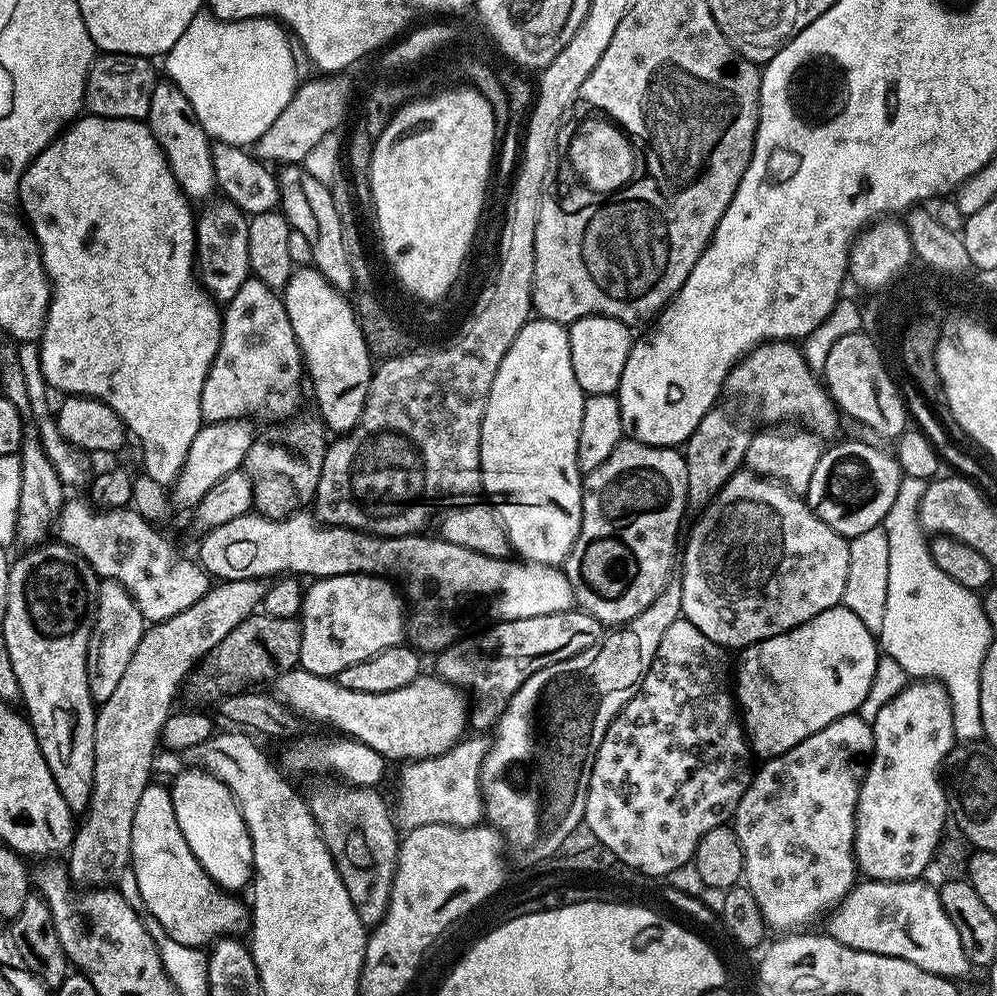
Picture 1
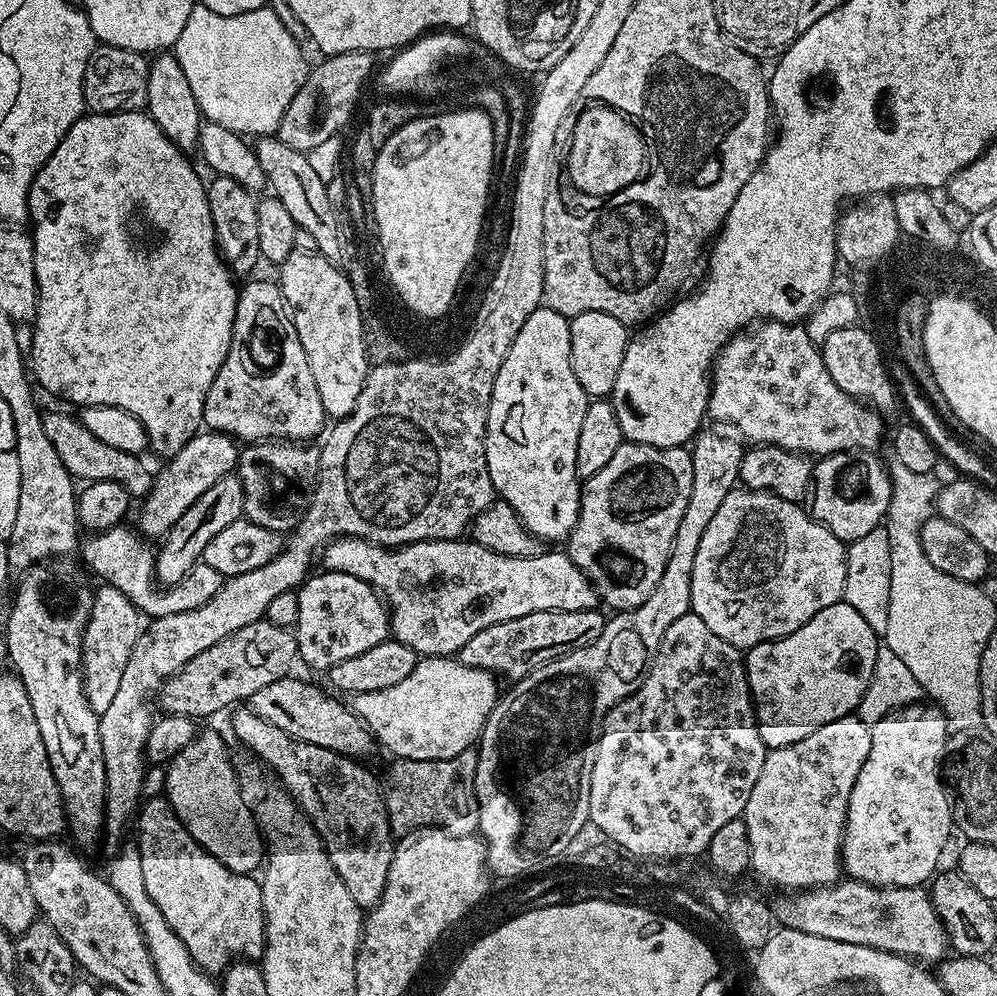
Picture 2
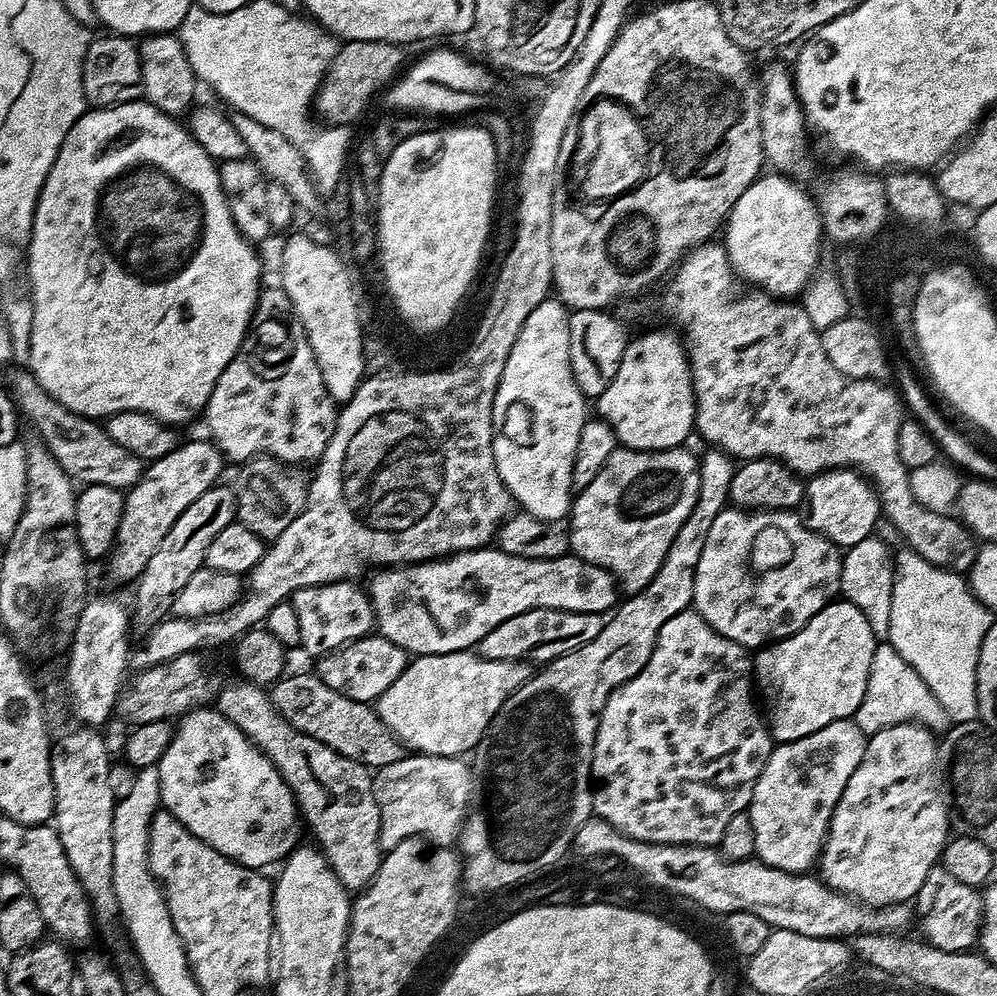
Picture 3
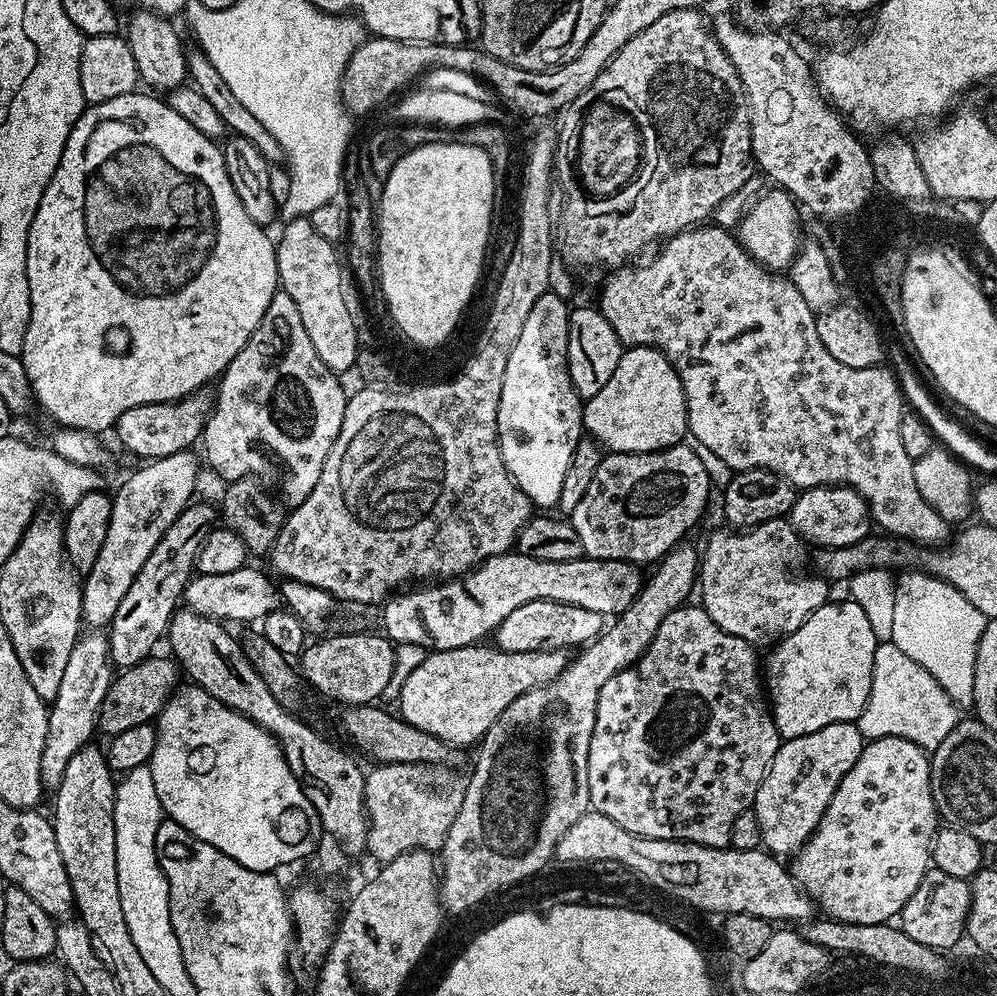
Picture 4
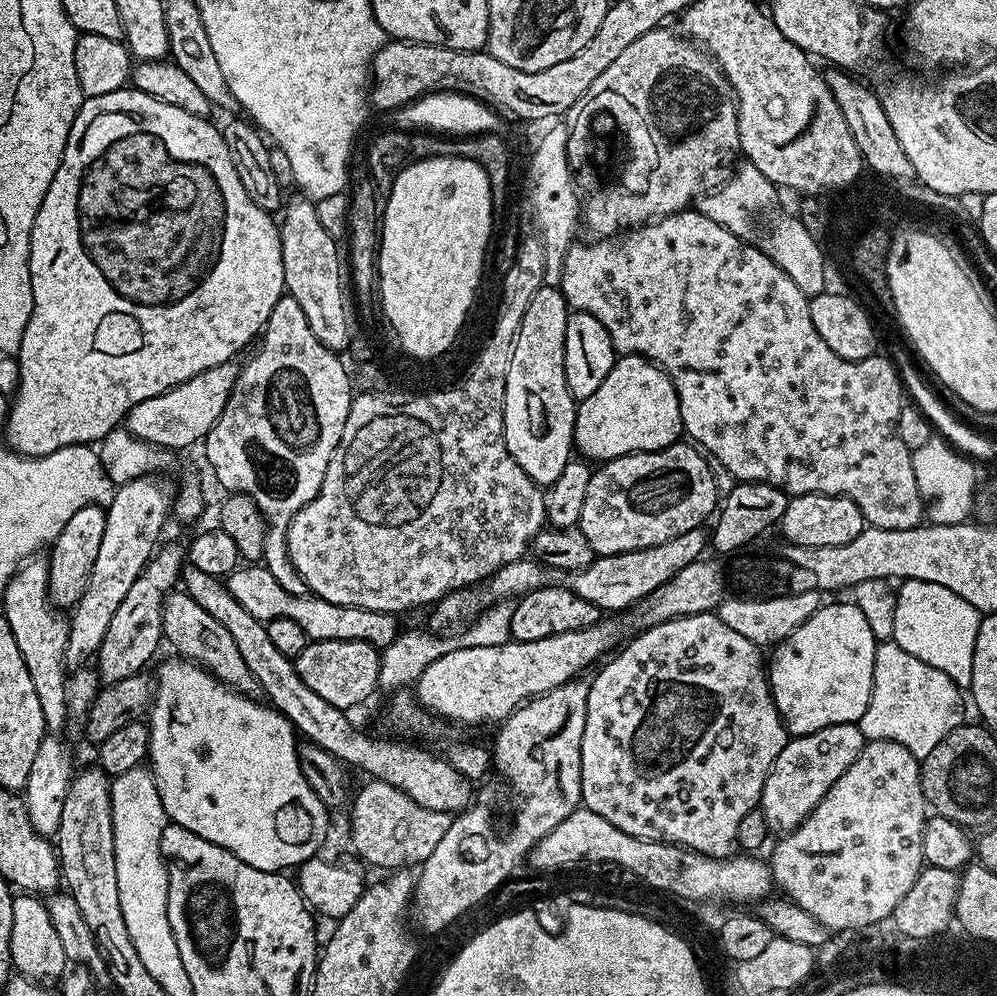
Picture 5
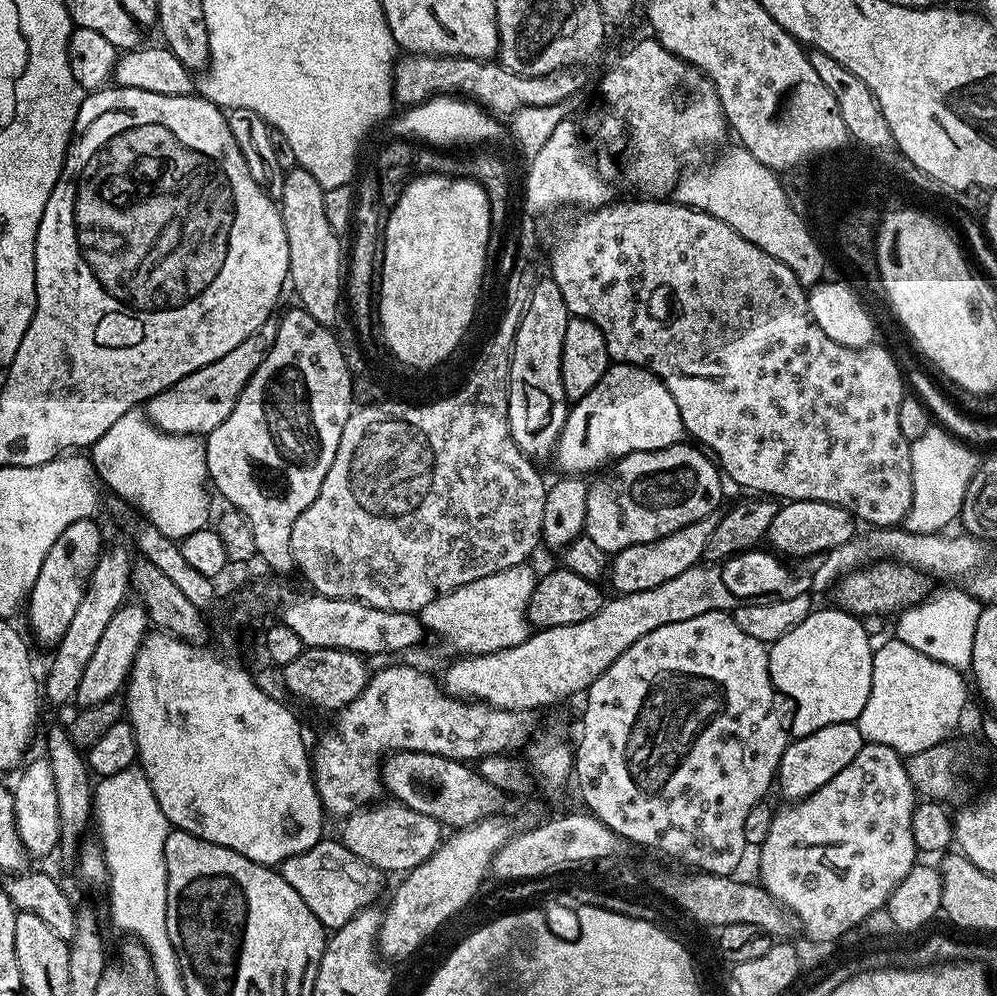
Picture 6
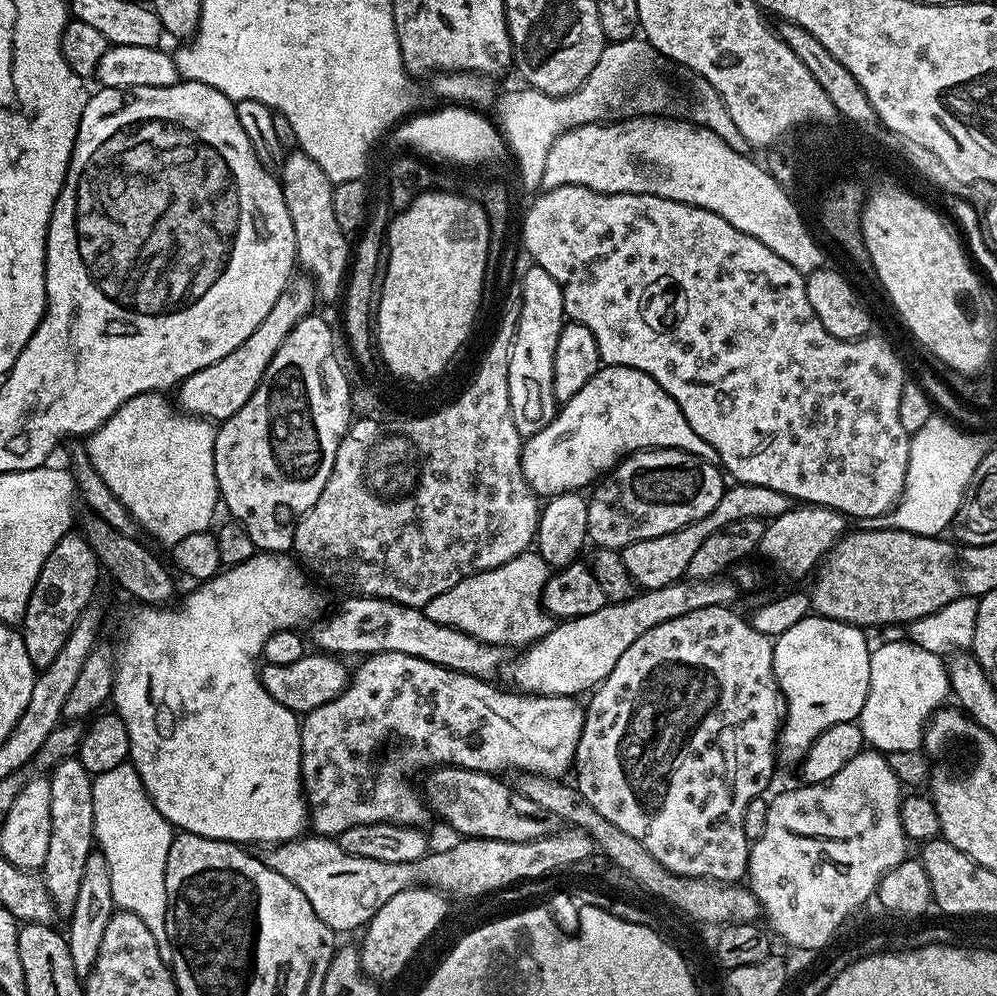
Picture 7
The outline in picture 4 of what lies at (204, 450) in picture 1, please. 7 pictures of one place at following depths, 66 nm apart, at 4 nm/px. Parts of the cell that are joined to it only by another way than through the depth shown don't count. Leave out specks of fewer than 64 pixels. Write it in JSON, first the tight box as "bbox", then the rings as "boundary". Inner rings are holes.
{"bbox":[82,451,200,630],"boundary":[[[191,451],[179,452],[141,463],[141,468],[130,473],[124,485],[114,492],[106,542],[102,542],[98,559],[82,580],[83,623],[89,629],[104,630],[111,625],[118,605],[126,598],[126,590],[130,590],[134,578],[138,578],[138,570],[146,566],[146,558],[150,558],[162,534],[170,530],[174,518],[178,518],[193,499],[200,468],[192,455]]]}

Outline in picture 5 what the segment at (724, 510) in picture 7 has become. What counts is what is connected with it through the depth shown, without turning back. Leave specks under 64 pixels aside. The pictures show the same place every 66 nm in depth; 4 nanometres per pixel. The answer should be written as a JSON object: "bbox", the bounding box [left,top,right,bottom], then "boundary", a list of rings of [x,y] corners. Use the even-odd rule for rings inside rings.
{"bbox":[567,527,710,614],"boundary":[[[698,527],[686,530],[686,534],[678,534],[678,538],[670,538],[670,542],[662,542],[658,546],[630,550],[622,554],[596,556],[586,567],[567,573],[567,587],[608,614],[616,614],[612,612],[620,612],[630,606],[632,608],[664,583],[670,582],[680,570],[705,555],[704,547],[709,547],[710,540],[704,531],[703,527]]]}

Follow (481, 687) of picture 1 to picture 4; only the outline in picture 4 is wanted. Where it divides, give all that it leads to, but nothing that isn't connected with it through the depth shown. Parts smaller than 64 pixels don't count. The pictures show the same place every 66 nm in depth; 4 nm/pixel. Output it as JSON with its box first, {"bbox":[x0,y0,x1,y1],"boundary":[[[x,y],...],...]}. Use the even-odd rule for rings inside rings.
{"bbox":[494,600,605,651],"boundary":[[[535,600],[526,602],[526,606],[518,606],[518,610],[502,618],[494,633],[494,644],[502,651],[576,650],[591,644],[605,627],[605,617],[594,610],[582,610],[582,606],[570,606],[566,602]]]}

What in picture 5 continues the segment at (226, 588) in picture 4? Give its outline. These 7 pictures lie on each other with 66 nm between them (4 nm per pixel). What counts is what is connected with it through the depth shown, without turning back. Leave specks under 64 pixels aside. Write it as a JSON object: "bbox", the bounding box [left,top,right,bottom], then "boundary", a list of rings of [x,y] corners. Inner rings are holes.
{"bbox":[226,562,402,649],"boundary":[[[256,562],[237,567],[236,571],[226,577],[226,585],[232,597],[242,606],[242,610],[254,614],[254,618],[265,622],[274,618],[294,618],[294,622],[298,622],[298,626],[306,630],[309,641],[357,640],[370,642],[376,648],[384,649],[402,632],[402,627],[396,621],[399,619],[391,612],[338,606],[334,602],[326,602],[315,594],[306,596],[290,594],[290,590],[282,590],[282,586],[278,586],[278,581],[274,578],[274,574],[270,574],[268,568]]]}

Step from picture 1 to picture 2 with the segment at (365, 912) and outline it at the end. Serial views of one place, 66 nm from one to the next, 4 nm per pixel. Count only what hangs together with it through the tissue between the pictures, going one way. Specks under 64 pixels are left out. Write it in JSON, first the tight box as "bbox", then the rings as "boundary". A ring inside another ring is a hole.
{"bbox":[231,706,394,910],"boundary":[[[246,706],[231,709],[232,732],[261,760],[276,771],[275,779],[279,781],[285,792],[296,801],[296,807],[306,817],[307,823],[324,842],[324,853],[330,858],[338,878],[346,882],[346,890],[350,890],[350,898],[358,902],[362,910],[371,910],[382,896],[386,888],[386,874],[390,874],[390,862],[394,847],[394,833],[388,825],[388,811],[384,805],[384,793],[381,781],[368,768],[363,768],[359,759],[350,756],[339,756],[334,750],[326,750],[322,746],[314,746],[310,742],[302,742],[298,738],[290,738],[286,730],[278,730],[278,726],[270,726],[266,718],[258,718]]]}

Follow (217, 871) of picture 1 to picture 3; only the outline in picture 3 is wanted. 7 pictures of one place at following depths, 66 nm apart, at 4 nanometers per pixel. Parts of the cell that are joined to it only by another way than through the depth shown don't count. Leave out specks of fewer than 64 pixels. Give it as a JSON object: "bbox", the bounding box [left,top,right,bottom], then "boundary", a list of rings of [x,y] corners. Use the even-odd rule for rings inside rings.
{"bbox":[159,707,302,870],"boundary":[[[215,707],[195,708],[193,712],[179,717],[172,733],[172,740],[166,746],[159,764],[160,802],[163,811],[174,814],[190,834],[218,850],[229,860],[257,870],[267,869],[267,864],[283,861],[293,848],[301,843],[302,820],[298,815],[295,796],[282,778],[280,771],[273,766],[270,758],[256,748],[230,722],[216,711]]]}

